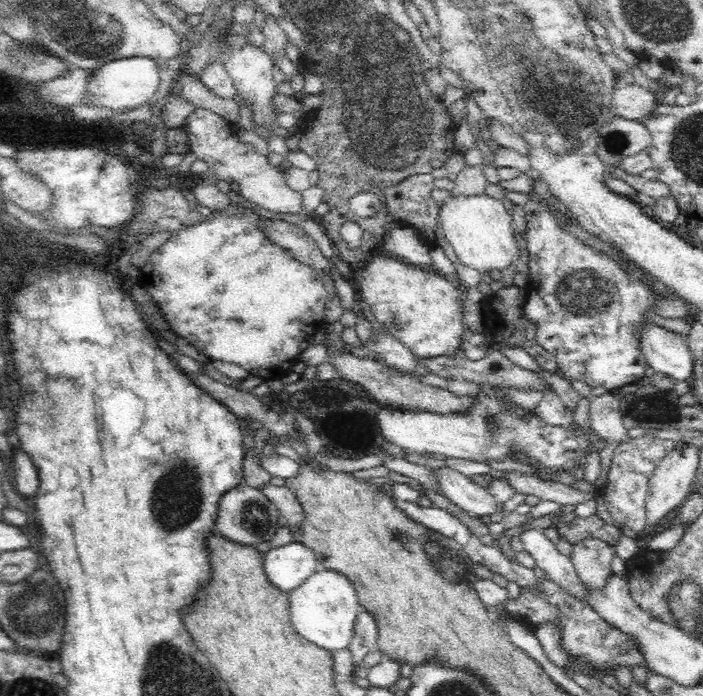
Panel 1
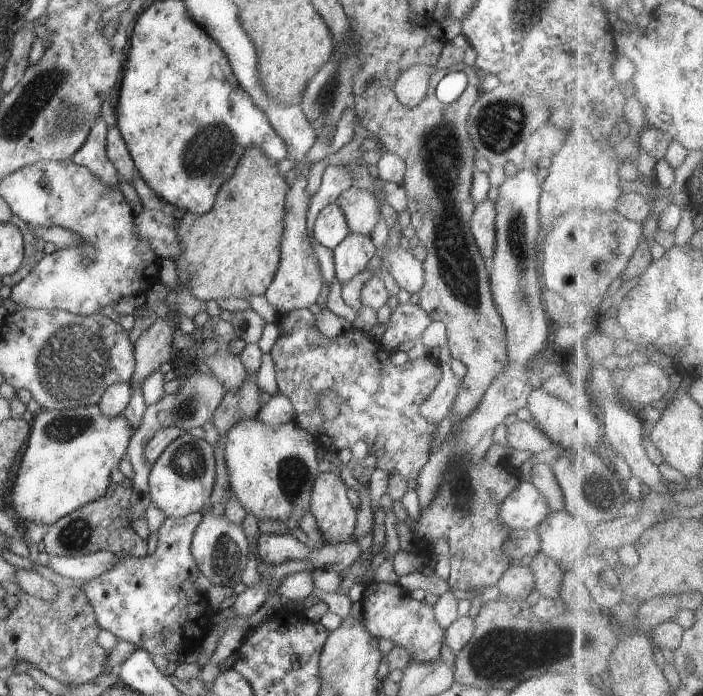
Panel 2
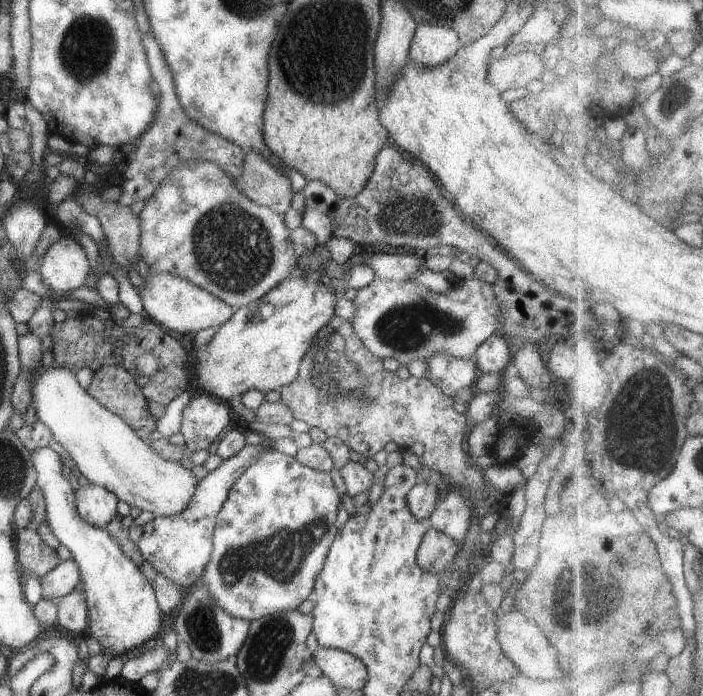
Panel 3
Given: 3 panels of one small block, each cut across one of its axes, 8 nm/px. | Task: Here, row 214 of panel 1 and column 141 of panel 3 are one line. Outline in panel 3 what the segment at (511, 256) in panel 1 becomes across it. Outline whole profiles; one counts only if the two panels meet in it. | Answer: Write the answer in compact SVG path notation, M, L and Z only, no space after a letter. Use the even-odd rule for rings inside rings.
M55 364L51 367L40 365L31 377L31 404L37 420L50 428L53 440L68 452L78 474L85 476L92 484L113 492L118 500L132 508L136 506L138 510L148 510L155 517L173 517L188 506L198 481L193 472L182 467L179 461L169 461L158 456L148 441L141 439L118 415L103 407L87 390L80 387L74 371Z

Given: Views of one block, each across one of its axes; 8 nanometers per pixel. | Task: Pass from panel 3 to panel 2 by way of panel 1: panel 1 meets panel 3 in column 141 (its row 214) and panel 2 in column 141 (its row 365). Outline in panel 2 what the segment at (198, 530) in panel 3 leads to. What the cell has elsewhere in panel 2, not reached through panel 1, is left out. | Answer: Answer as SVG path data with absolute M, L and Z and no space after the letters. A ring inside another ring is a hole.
M201 512L186 515L184 518L166 518L157 530L158 544L154 554L136 558L131 554L117 552L118 562L114 570L110 568L110 572L104 572L84 582L82 589L92 605L96 622L101 629L112 632L116 638L126 640L136 648L147 650L151 655L167 657L172 652L186 654L201 646L213 627L210 619L213 613L216 613L208 603L207 593L198 591L194 584L194 576L201 578L201 575L198 564L192 556L191 544L194 531L202 520Z

